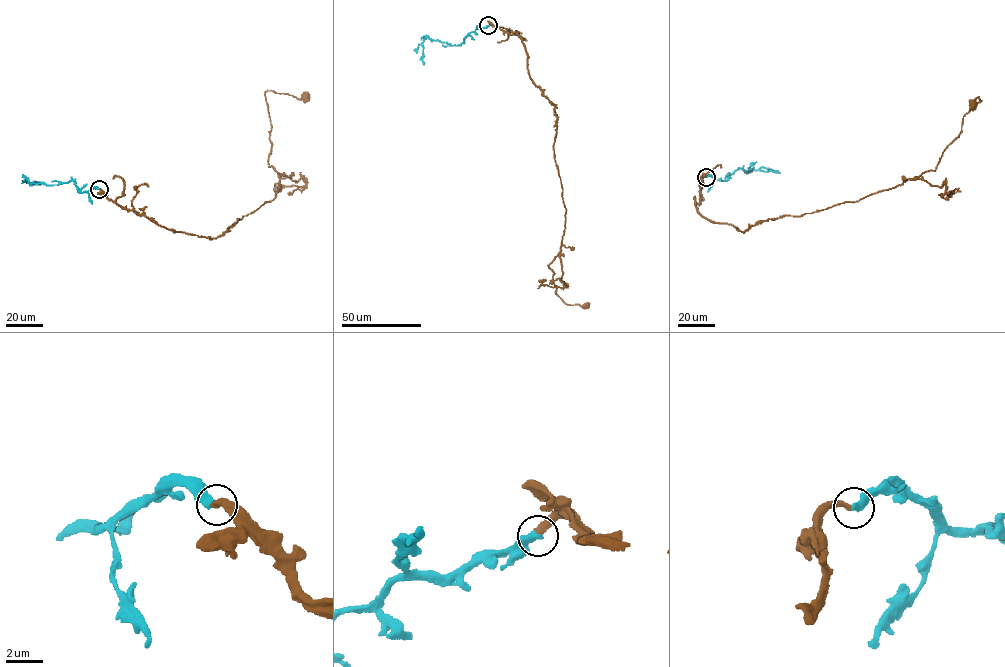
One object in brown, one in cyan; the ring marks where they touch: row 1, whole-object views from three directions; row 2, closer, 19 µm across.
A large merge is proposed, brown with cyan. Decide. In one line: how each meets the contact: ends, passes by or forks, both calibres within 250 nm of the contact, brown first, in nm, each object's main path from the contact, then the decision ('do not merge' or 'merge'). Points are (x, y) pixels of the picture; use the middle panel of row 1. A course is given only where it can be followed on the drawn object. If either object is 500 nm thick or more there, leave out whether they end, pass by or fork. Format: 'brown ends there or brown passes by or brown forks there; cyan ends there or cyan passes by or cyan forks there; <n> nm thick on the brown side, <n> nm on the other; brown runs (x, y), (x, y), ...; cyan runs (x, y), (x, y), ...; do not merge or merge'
brown ends there; cyan ends there; 320 nm thick on the brown side, 440 nm on the other; brown runs (489, 25), (516, 32), (529, 77), (554, 106), (566, 212), (560, 252), (548, 265), (555, 294), (586, 306); cyan runs (489, 25), (472, 31), (457, 45), (427, 36), (422, 43), (424, 64); merge

